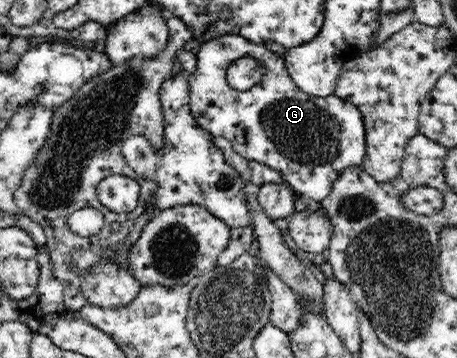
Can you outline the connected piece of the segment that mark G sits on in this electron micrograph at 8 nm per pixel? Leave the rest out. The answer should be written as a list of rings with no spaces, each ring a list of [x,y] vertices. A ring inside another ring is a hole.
[[[228,32],[224,35],[212,36],[200,45],[200,51],[195,54],[197,57],[195,70],[186,74],[186,82],[190,85],[191,114],[202,129],[206,129],[213,136],[226,138],[240,156],[278,171],[294,193],[305,194],[318,202],[329,196],[334,181],[344,170],[360,166],[364,162],[366,156],[365,116],[355,104],[338,98],[336,94],[314,97],[300,90],[289,75],[283,57],[272,53],[265,45],[249,42],[239,34]],[[244,57],[254,57],[254,60],[258,60],[265,68],[262,80],[252,86],[252,94],[239,92],[227,81],[229,66]]]

